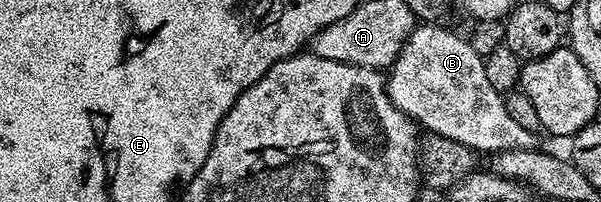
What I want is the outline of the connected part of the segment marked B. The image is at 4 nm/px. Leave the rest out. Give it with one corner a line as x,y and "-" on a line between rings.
421,24
407,40
387,74
389,98
407,117
420,124
428,133
438,134
459,144
469,145
478,152
496,152
507,149
527,149
534,145
534,131
511,120
505,107
502,91
491,88
487,80
485,60
471,48
468,37
452,34
441,24

